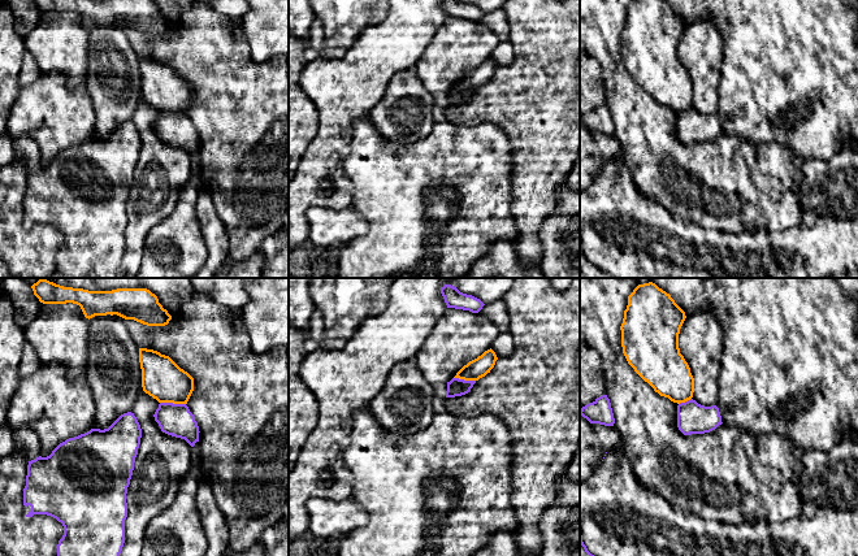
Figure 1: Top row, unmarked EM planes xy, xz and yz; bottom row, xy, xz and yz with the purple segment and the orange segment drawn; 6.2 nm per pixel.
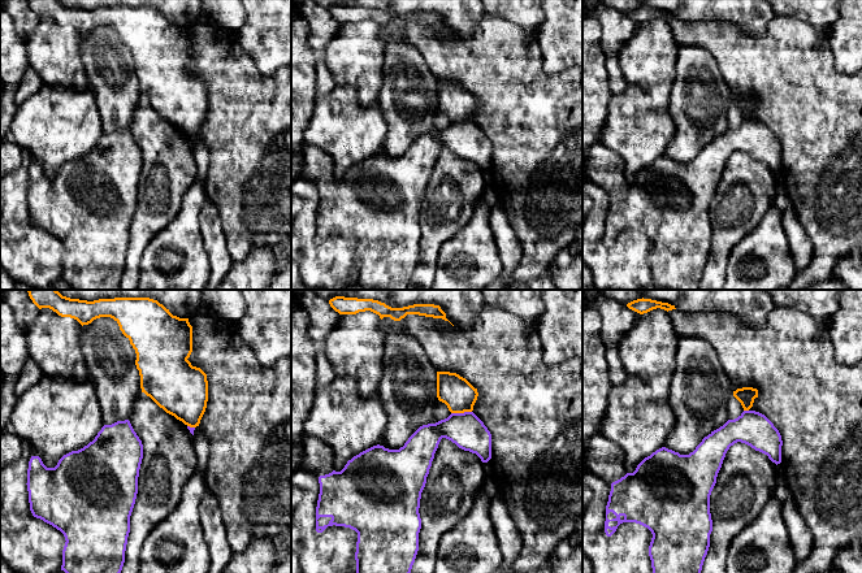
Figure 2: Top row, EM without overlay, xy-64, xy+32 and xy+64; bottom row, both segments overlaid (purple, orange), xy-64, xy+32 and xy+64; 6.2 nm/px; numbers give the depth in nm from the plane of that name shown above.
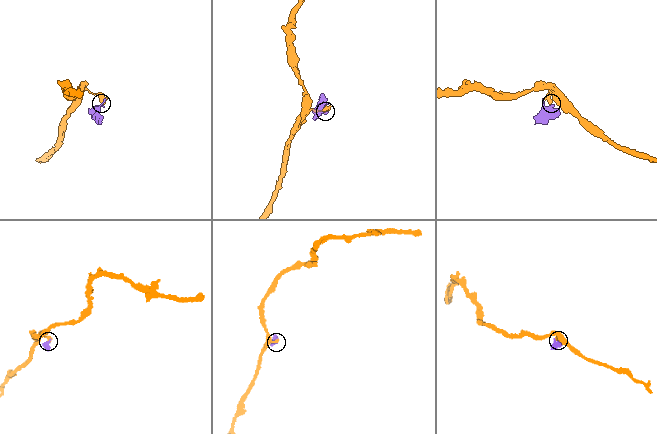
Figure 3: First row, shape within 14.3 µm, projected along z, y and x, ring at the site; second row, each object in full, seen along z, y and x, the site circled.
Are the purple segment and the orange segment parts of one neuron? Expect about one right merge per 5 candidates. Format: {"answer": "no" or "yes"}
{"answer": "no"}

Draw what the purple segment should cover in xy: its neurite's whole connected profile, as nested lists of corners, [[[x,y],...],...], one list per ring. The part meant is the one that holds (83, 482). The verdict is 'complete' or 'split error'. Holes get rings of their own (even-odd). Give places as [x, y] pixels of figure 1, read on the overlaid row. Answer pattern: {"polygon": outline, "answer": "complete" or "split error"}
{"polygon": [[[127,412],[108,429],[91,429],[84,434],[69,438],[60,443],[49,456],[42,457],[39,436],[29,427],[13,427],[14,451],[21,449],[29,460],[23,488],[25,516],[47,514],[62,524],[64,535],[57,544],[57,556],[120,556],[125,543],[126,494],[140,438],[140,425],[134,413]]], "answer": "split error"}

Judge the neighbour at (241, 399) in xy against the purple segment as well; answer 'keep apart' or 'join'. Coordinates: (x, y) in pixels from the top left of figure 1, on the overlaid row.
keep apart

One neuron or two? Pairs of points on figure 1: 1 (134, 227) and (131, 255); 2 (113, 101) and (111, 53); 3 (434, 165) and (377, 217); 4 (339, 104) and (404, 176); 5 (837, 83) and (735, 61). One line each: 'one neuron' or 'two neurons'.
1: one neuron
2: one neuron
3: one neuron
4: two neurons
5: one neuron

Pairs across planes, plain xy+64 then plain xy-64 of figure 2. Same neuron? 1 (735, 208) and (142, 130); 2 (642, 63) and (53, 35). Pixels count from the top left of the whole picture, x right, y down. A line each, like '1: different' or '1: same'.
1: same
2: same

